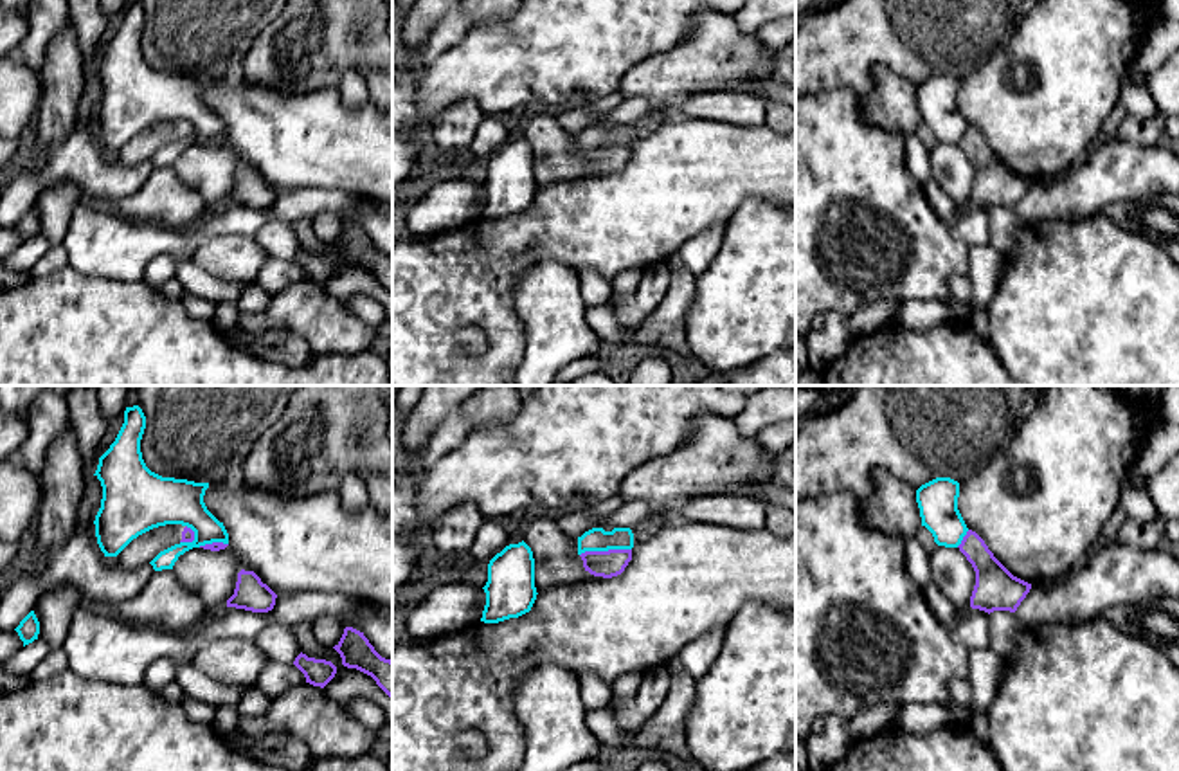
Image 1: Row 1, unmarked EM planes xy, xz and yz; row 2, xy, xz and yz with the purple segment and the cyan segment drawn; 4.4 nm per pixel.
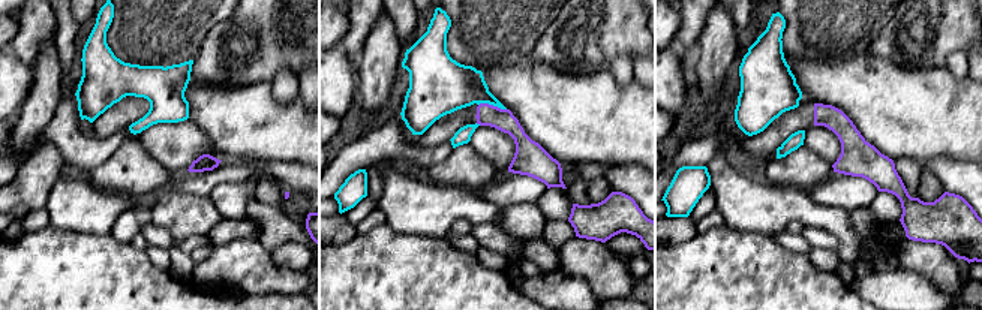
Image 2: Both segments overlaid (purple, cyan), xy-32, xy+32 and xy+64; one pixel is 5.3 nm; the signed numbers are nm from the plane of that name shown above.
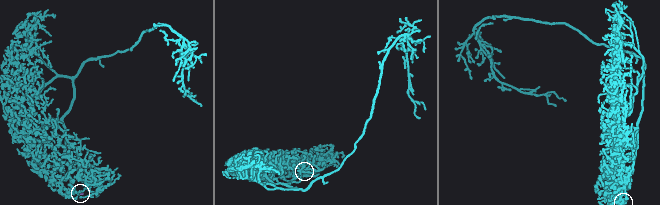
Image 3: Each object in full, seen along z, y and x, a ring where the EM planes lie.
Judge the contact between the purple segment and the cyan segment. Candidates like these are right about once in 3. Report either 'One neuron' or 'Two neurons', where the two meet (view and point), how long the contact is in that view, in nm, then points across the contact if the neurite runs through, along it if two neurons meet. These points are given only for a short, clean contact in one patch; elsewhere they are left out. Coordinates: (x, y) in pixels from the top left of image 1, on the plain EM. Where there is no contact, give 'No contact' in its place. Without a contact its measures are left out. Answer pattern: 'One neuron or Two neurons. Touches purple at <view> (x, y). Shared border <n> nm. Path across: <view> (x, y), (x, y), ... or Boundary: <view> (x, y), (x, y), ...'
Two neurons. Touches purple at xz (605, 148). Shared border 240 nm. Boundary: xz (630, 145), (585, 146), (580, 152)

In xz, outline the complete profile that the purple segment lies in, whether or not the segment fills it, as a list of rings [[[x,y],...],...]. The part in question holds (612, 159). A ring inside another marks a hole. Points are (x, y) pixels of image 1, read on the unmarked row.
[[[549,113],[535,115],[524,139],[533,148],[536,189],[565,178],[617,173],[632,157],[632,146],[585,148],[580,151],[578,135],[569,133]]]

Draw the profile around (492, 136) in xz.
[[[484,115],[477,126],[477,133],[468,148],[468,153],[472,155],[472,159],[490,159],[506,142],[509,142],[508,128],[499,122],[493,115]]]

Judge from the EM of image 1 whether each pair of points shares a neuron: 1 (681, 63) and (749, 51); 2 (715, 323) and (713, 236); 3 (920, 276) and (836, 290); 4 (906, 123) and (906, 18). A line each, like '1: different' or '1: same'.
1: same
2: different
3: same
4: different

